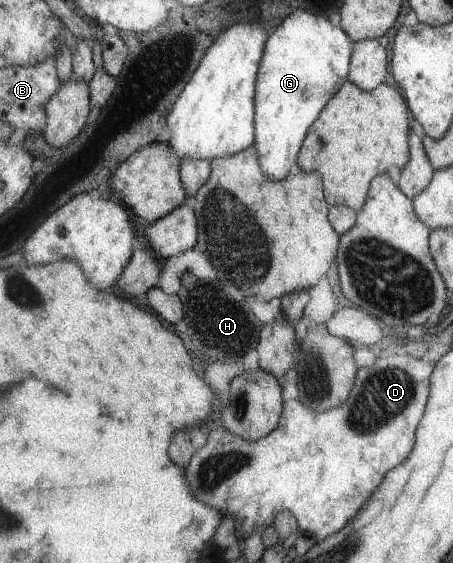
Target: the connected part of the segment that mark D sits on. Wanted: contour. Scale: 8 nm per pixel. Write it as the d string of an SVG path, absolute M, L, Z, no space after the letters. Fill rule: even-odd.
M409 355L375 359L371 367L357 371L357 385L353 385L353 393L349 393L343 405L317 412L300 401L288 400L284 403L281 423L254 442L237 437L226 429L209 431L205 445L196 449L185 465L185 481L191 487L192 496L219 510L223 518L231 515L241 544L251 533L262 535L262 531L272 525L276 513L285 510L296 519L299 534L313 537L316 542L324 540L355 517L380 487L384 477L412 454L415 432L427 407L434 368L420 357Z

